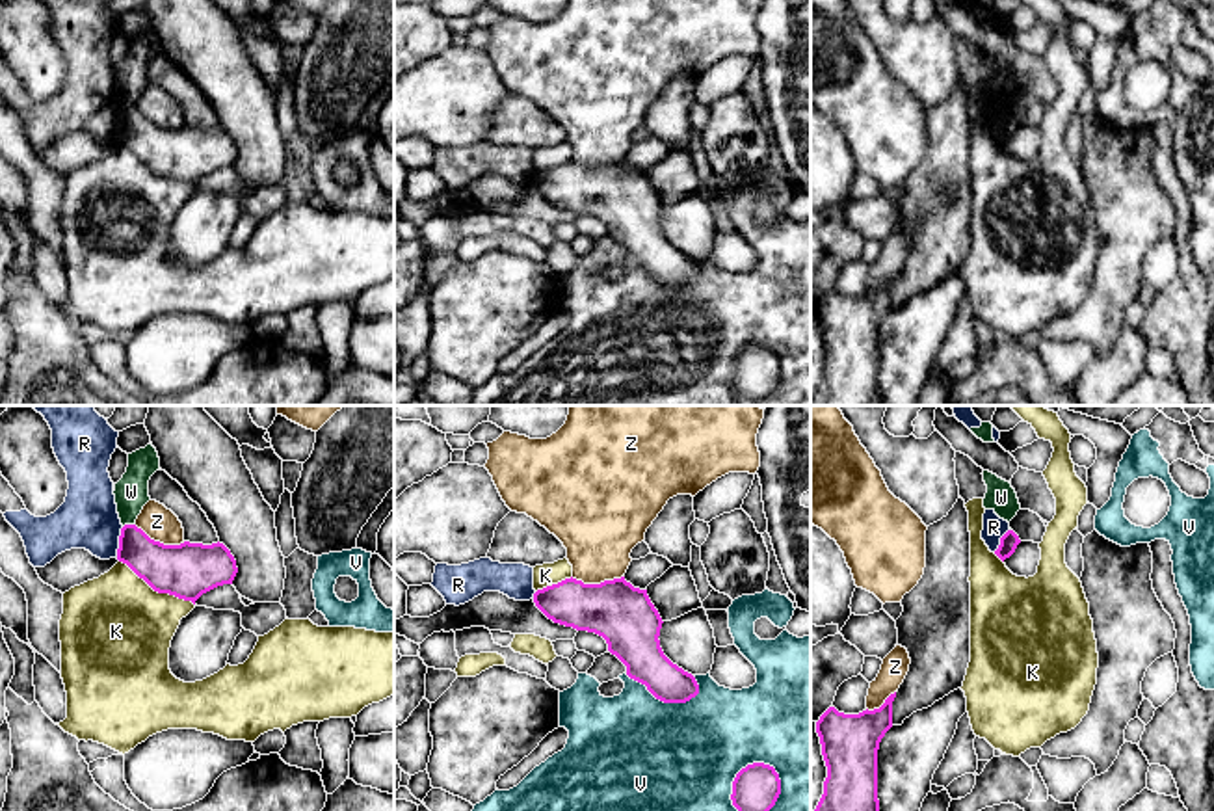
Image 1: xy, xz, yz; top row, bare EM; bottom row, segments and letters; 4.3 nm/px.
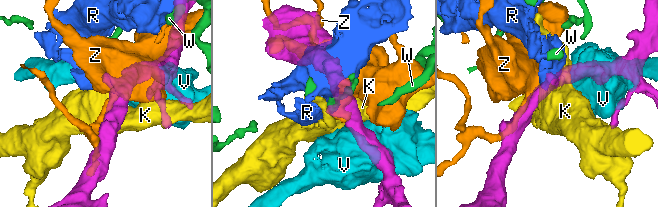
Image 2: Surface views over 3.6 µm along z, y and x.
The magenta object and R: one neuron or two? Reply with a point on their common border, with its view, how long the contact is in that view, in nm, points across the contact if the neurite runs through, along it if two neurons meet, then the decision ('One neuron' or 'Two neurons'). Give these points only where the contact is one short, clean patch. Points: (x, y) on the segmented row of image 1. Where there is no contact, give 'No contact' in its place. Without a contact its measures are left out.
Touches magenta at xy (119, 542). Shared border 130 nm. Boundary: xy (123, 527), (116, 555). Two neurons

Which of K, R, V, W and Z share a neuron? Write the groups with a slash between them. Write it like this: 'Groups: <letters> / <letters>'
Groups: K / R / V / W / Z

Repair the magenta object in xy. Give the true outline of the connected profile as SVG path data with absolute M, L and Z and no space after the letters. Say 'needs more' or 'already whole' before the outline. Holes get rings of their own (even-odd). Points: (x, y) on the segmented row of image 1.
already whole; M125 525L117 560L126 564L154 592L195 601L223 584L232 584L238 567L223 543L164 545L136 525Z

